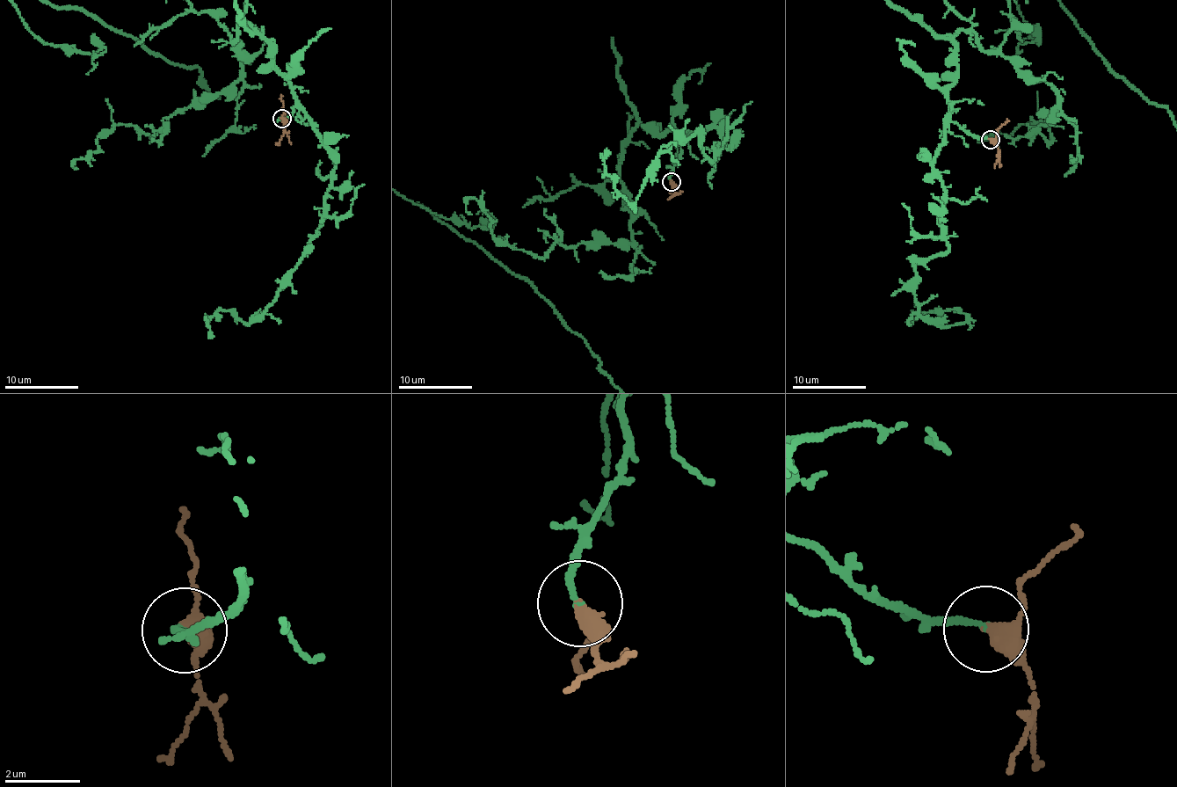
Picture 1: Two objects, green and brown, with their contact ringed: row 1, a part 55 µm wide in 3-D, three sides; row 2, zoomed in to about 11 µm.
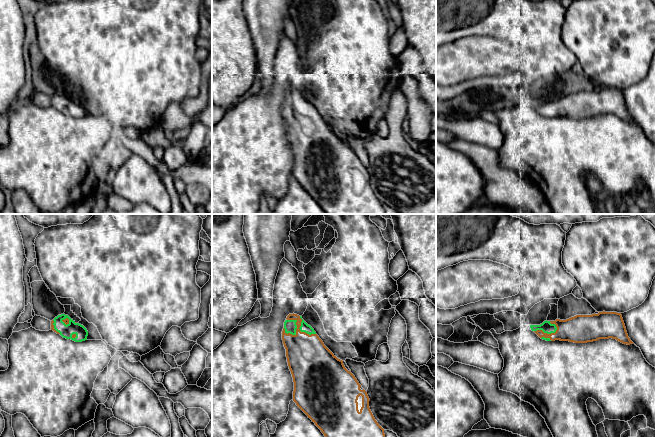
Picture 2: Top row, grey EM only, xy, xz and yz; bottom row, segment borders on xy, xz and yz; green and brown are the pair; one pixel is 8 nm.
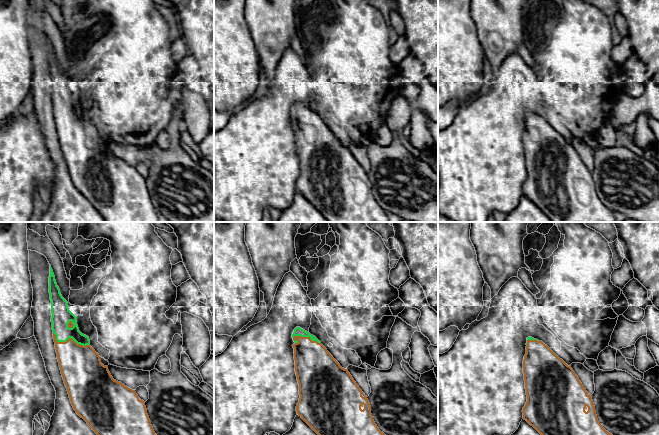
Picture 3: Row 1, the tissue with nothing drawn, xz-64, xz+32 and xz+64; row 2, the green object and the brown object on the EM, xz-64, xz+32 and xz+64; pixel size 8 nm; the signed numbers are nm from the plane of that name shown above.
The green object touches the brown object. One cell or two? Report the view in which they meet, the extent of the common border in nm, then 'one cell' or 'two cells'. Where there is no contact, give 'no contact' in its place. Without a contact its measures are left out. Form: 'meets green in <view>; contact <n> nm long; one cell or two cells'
meets green in xz; contact 260 nm long; one cell

